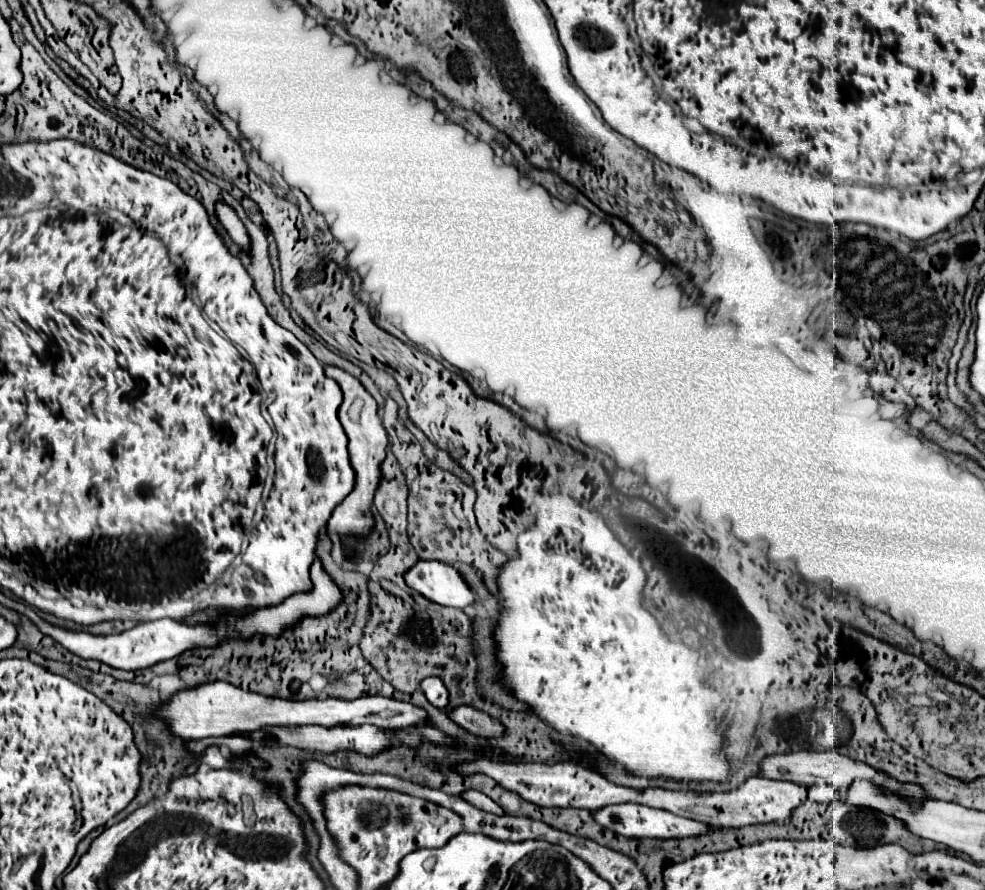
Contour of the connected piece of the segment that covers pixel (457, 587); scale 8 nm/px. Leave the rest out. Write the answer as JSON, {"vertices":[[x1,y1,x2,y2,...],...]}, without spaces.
{"vertices":[[418,561,406,571,408,587,420,591,426,599,456,609,466,609,476,603,476,595,464,581,464,577,446,563,440,561]]}

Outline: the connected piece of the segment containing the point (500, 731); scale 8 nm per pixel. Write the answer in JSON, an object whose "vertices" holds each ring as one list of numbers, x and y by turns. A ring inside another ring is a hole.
{"vertices":[[470,705,454,707,448,713,448,719,452,723,456,723,458,727,462,727,464,731,478,735,478,737,484,737,484,739,504,737,504,733,506,733,506,727,498,719,494,719,488,713,484,713,476,707,470,707]]}

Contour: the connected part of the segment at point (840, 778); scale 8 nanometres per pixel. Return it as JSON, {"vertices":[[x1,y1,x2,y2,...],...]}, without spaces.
{"vertices":[[794,751,794,753,776,753,776,755,768,755,760,761,760,773,758,777,766,777,766,779,780,779,780,781,790,781,796,785,816,785,816,783,828,783,834,789,848,789,848,785,852,785,852,781,864,779,868,777,868,781,876,781,876,785,884,785,886,789,890,789,896,795,902,795,906,799,912,799,914,803,920,803,926,799,924,789,920,785,914,783,898,783,894,779,890,779,888,775,872,769,866,763,854,761,850,757,844,757,840,753,828,751,828,753,806,753,806,751]]}

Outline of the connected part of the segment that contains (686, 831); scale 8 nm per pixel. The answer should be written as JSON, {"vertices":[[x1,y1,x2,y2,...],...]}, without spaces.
{"vertices":[[624,803,624,805,608,805,600,811,594,813,596,821,614,831,620,833,624,837,634,837,634,839,642,839,642,837,656,837,656,839,672,839,672,837,692,837,692,835,700,835,700,833,708,833,710,827,686,817,678,817,672,815,668,811,662,809,652,809,646,805,632,805,632,803]]}

